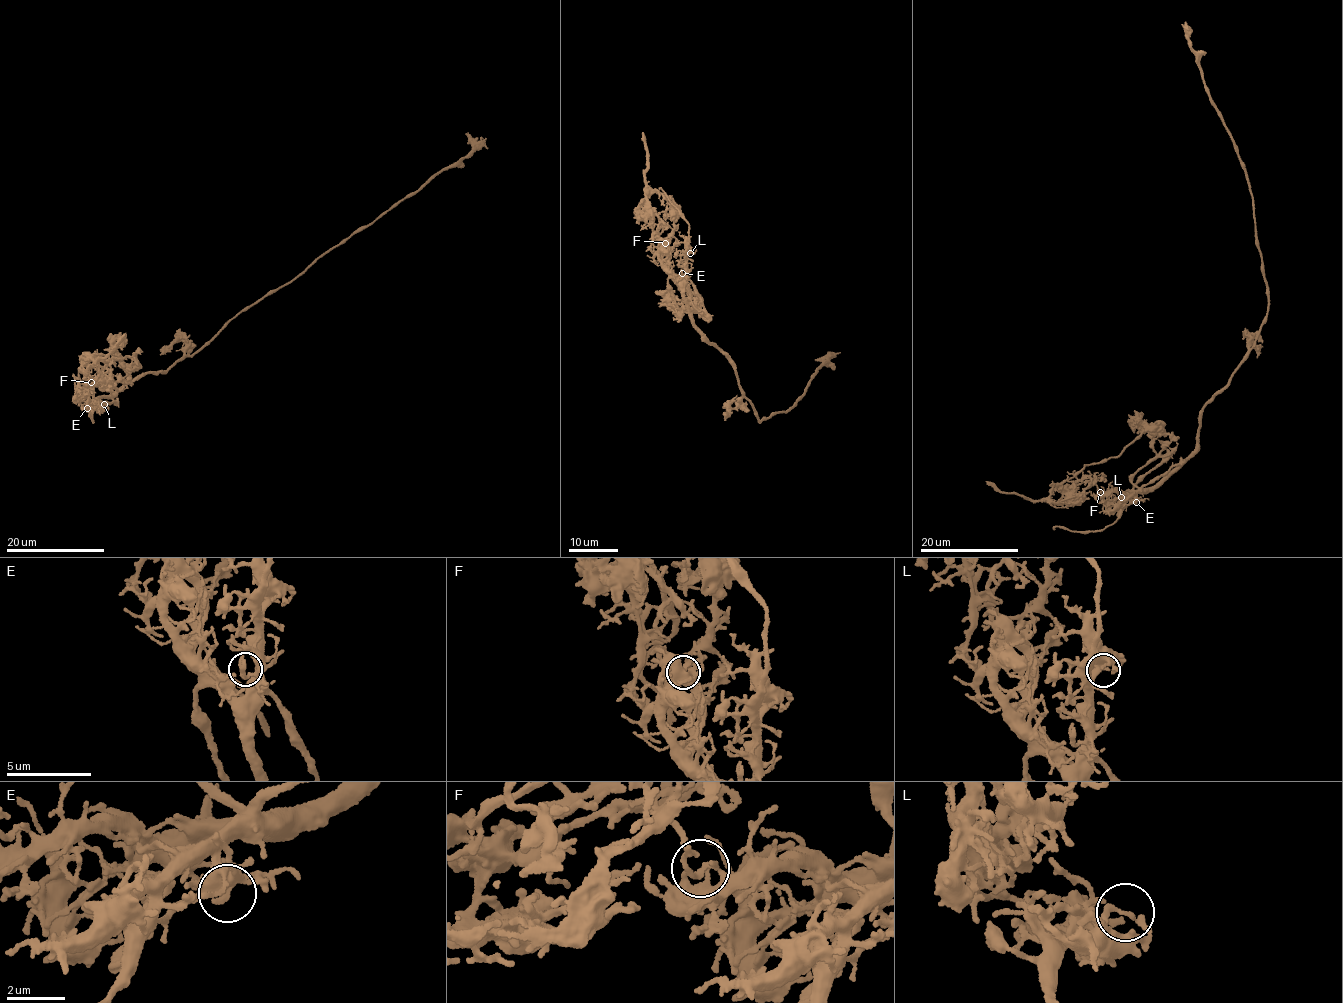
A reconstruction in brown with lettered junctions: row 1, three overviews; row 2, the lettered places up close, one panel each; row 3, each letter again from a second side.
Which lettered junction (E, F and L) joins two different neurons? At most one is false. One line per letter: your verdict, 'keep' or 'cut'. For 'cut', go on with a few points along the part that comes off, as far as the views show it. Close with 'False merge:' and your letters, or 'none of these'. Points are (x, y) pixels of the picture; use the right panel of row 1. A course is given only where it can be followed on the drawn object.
E: keep
F: cut; foreign part runs (1099, 491), (1091, 482), (1061, 488), (1090, 465), (1117, 456), (1148, 426), (1155, 435), (1136, 423), (1134, 410)
L: keep
False merge: F

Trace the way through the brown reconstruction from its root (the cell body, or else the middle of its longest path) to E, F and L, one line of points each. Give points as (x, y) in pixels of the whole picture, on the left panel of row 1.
E: (186, 356), (165, 370), (138, 375), (110, 394), (99, 395), (89, 402), (93, 406), (87, 408)
F: (186, 356), (165, 370), (138, 375), (110, 394), (99, 395), (89, 402), (86, 391), (93, 385), (91, 382)
L: (186, 356), (165, 370), (138, 375), (110, 394), (99, 395), (89, 402), (96, 400), (97, 405), (104, 404)

